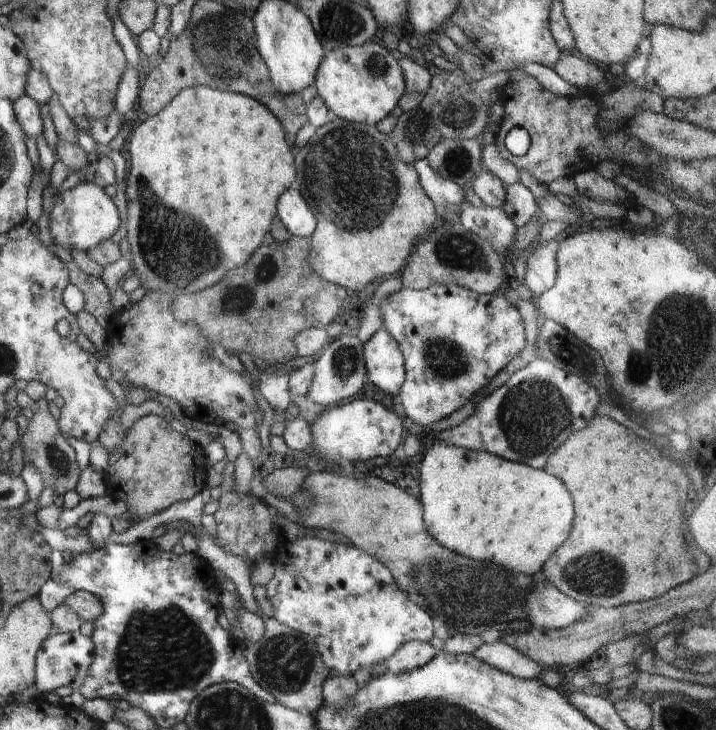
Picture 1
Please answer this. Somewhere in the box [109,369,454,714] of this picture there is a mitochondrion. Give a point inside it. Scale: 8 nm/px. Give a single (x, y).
(161, 650)

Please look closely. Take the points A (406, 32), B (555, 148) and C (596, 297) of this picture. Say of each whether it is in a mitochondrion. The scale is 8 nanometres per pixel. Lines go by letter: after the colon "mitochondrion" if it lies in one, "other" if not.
A: other
B: other
C: other

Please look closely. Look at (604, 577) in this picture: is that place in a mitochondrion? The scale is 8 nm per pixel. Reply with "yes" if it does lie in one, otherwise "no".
yes

